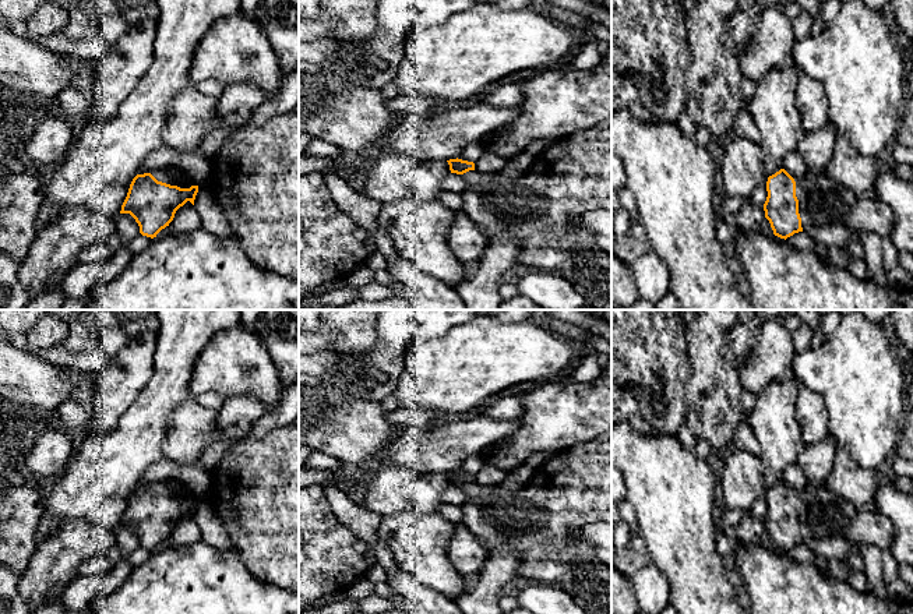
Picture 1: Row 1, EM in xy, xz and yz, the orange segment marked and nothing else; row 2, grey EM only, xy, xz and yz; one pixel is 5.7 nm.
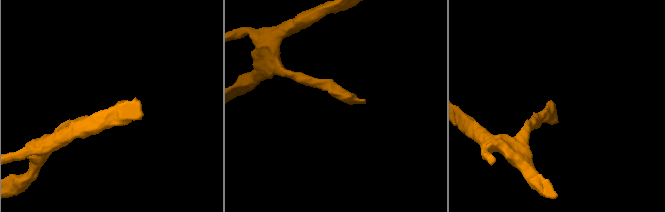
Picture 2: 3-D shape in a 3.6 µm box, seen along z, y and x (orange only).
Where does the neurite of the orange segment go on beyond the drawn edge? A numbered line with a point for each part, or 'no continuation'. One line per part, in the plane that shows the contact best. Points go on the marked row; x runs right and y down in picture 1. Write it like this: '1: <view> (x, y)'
1: yz (824, 203)

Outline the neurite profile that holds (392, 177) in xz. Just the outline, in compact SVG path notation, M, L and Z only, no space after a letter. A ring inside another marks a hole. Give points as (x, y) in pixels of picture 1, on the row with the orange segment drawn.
M381 155L371 163L360 193L380 205L405 198L438 200L441 183L451 173L447 160Z

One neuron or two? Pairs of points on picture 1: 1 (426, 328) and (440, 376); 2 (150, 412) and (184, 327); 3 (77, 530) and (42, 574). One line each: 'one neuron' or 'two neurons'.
1: two neurons
2: one neuron
3: one neuron

